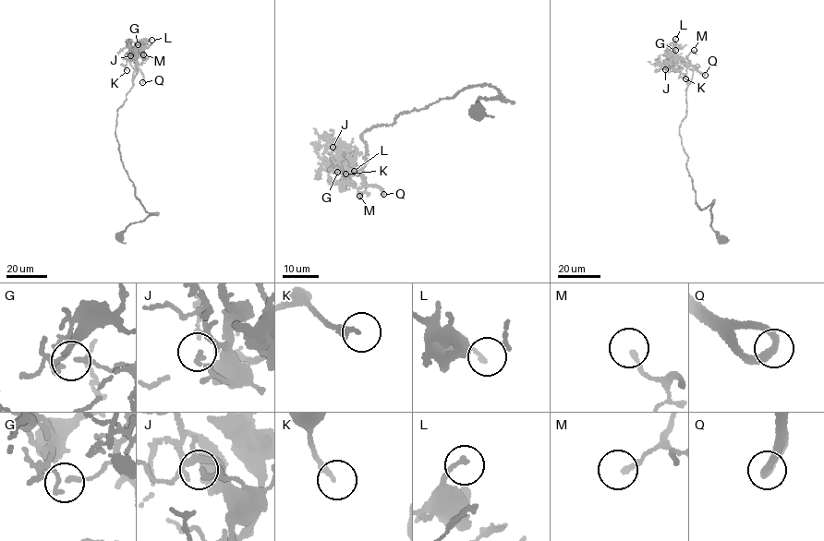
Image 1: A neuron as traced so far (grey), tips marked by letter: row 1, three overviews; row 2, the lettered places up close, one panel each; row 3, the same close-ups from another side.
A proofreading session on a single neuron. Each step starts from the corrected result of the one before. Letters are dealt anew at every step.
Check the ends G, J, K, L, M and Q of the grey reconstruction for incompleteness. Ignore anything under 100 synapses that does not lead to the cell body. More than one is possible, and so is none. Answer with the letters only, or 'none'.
J

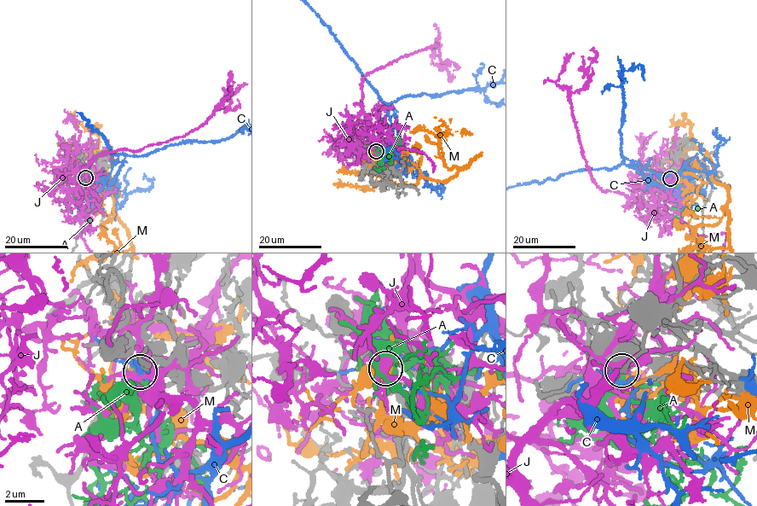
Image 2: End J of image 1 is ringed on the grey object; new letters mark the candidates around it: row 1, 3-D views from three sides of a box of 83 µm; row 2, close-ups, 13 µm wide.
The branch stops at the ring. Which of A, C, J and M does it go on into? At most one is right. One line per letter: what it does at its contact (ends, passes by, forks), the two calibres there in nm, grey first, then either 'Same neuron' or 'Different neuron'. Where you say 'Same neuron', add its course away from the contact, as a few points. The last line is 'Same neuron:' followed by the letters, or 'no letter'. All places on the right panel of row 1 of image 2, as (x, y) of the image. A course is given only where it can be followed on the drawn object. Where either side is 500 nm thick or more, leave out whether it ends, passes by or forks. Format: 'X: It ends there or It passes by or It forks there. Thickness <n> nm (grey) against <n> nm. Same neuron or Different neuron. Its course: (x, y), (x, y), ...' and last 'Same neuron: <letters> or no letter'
A: It forks there. Thickness 170 nm (grey) against 140 nm. Same neuron
C: It forks there. Thickness 180 nm (grey) against 150 nm. Different neuron
J: It forks there. Thickness 160 nm (grey) against 180 nm. Different neuron
M: It ends there. Thickness 180 nm (grey) against 150 nm. Different neuron
Same neuron: A

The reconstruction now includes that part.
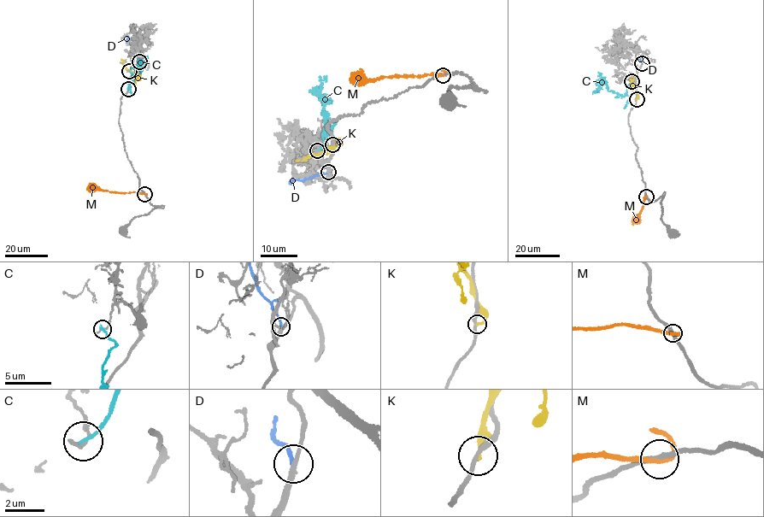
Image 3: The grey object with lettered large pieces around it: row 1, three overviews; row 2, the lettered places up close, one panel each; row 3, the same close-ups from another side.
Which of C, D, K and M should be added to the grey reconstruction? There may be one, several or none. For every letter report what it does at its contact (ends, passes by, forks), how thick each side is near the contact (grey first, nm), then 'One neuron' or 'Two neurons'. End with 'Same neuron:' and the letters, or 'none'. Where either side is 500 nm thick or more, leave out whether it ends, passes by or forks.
C: It ends there. Thickness 110 nm (grey) against 200 nm. Two neurons
D: It ends there. Thickness 240 nm (grey) against 190 nm. One neuron
K: It ends there. Thickness 260 nm (grey) against 200 nm. Two neurons
M: It passes by. Thickness 280 nm (grey) against 240 nm. Two neurons
Same neuron: D

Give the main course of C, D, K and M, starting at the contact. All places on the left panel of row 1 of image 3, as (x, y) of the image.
C: (129, 70), (132, 74), (129, 79), (131, 81), (138, 70)
D: (138, 61), (131, 44), (126, 41), (128, 36)
K: (128, 89), (130, 81), (139, 75), (126, 68), (120, 59)
M: (145, 194), (88, 187)

